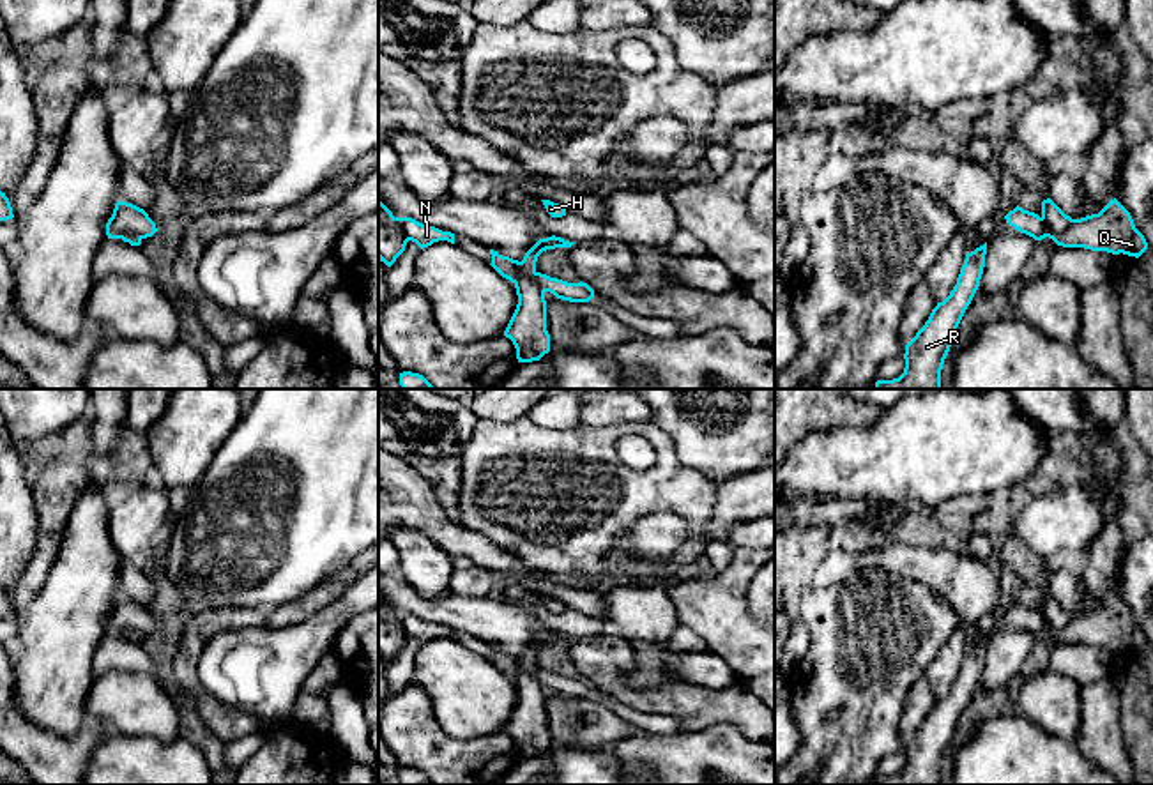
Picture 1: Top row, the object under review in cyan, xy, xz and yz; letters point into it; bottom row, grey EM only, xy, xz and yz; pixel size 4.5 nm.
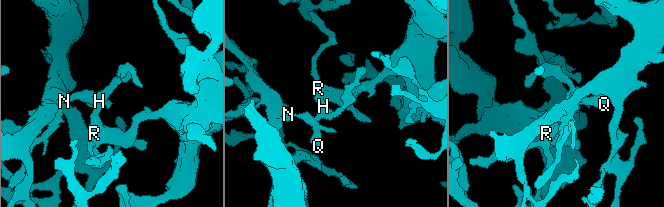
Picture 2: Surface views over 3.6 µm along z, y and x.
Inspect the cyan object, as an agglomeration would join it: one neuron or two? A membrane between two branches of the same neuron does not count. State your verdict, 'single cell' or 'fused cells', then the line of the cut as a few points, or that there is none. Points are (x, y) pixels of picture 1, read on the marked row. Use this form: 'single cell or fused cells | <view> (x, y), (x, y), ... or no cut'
single cell | no cut

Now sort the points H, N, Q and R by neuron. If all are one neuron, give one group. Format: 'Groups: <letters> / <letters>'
Groups: H N Q R

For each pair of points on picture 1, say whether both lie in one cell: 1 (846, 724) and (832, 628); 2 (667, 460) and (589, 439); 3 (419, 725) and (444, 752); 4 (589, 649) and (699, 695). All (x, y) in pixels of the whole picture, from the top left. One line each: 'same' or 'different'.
1: same
2: same
3: same
4: same

